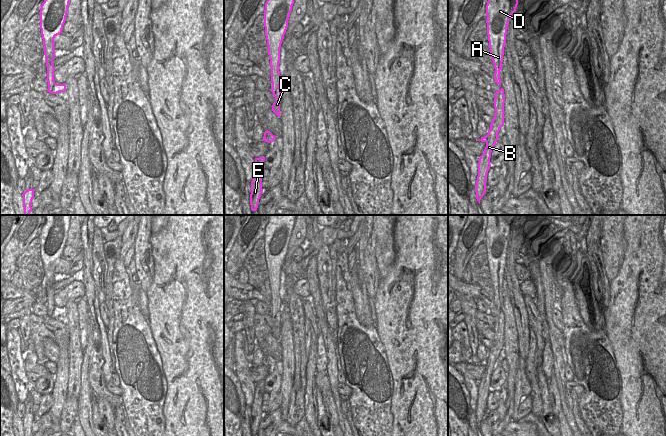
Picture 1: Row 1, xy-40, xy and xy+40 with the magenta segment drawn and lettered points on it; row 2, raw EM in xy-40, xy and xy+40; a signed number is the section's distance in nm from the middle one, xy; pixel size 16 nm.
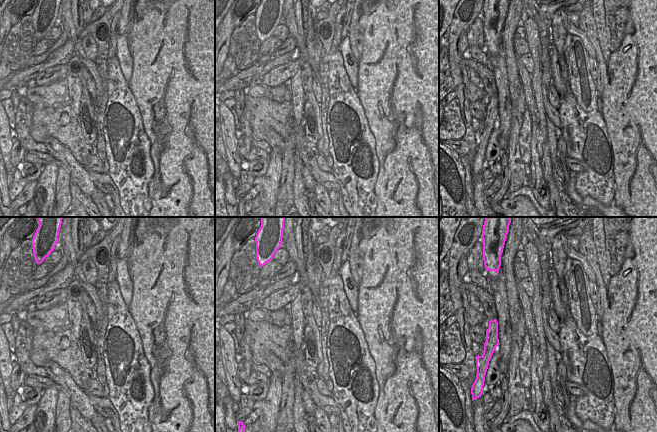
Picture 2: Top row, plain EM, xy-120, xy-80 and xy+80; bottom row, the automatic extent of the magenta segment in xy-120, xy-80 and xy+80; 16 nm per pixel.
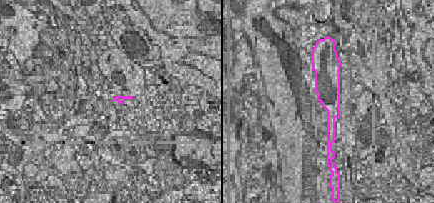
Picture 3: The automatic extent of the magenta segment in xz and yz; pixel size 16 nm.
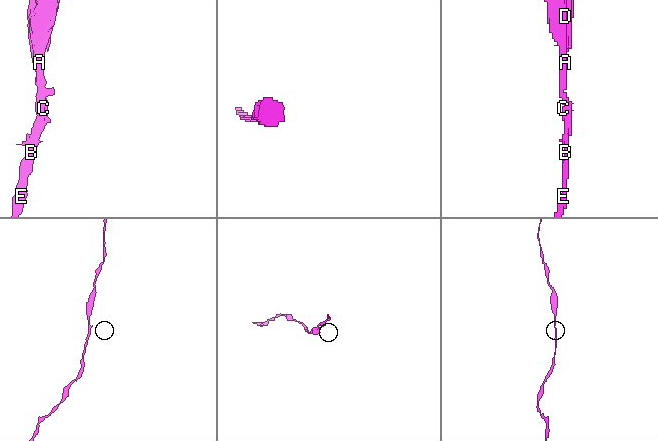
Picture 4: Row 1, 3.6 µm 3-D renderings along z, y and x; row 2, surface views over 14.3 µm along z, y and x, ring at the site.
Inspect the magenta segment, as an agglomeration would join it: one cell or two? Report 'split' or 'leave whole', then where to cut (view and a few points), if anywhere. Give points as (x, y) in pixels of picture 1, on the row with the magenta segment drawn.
leave whole; cut none

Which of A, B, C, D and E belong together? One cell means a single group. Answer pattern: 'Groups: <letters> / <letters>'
Groups: A B C D E.

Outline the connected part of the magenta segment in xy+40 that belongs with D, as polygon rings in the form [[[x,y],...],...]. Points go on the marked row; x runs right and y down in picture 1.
[[[488,0],[486,5],[487,35],[491,59],[495,68],[494,79],[500,86],[500,71],[502,70],[507,27],[517,5],[518,0]]]

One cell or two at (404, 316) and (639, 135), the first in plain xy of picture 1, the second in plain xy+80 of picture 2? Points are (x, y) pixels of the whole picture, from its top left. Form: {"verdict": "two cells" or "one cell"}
{"verdict": "one cell"}

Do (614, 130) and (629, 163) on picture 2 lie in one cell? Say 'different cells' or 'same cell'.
same cell

